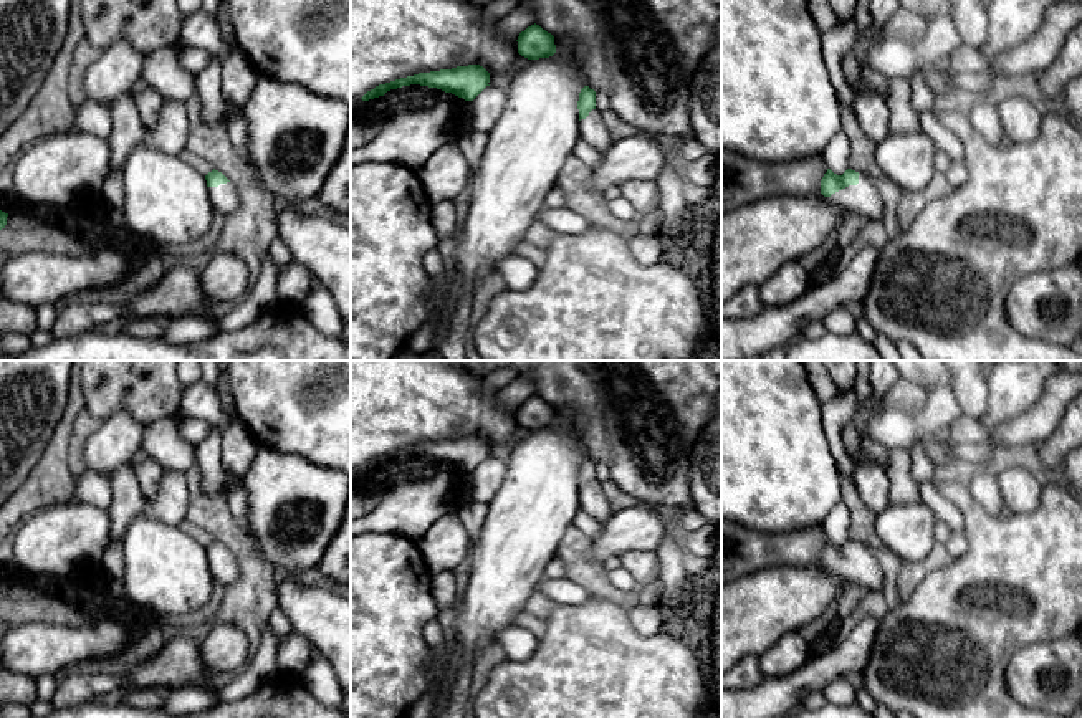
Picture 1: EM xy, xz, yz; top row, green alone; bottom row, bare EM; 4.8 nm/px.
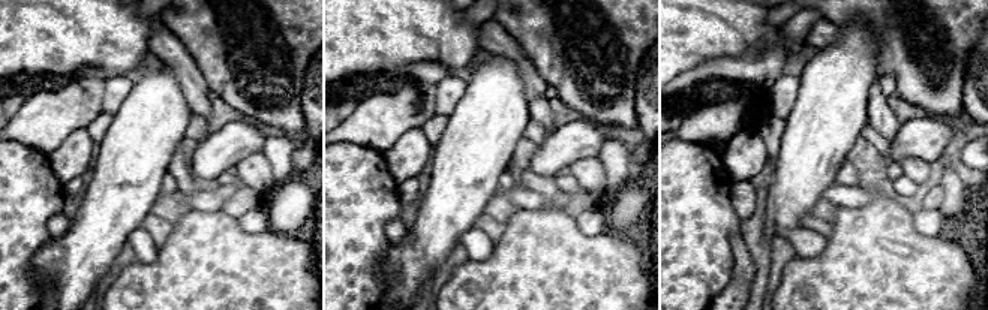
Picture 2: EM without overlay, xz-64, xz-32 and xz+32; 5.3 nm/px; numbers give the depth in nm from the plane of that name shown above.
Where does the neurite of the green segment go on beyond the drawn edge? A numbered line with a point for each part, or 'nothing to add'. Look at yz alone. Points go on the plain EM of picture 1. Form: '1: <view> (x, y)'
1: yz (862, 569)

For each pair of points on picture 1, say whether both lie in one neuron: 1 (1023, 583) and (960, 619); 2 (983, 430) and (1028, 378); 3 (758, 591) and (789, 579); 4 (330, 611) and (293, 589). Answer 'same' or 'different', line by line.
1: same
2: same
3: same
4: same

